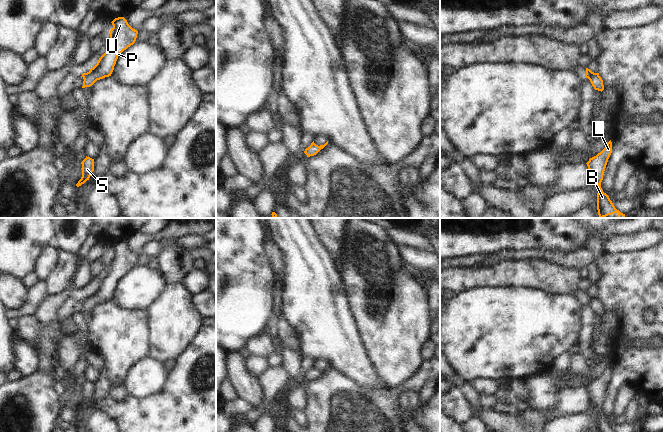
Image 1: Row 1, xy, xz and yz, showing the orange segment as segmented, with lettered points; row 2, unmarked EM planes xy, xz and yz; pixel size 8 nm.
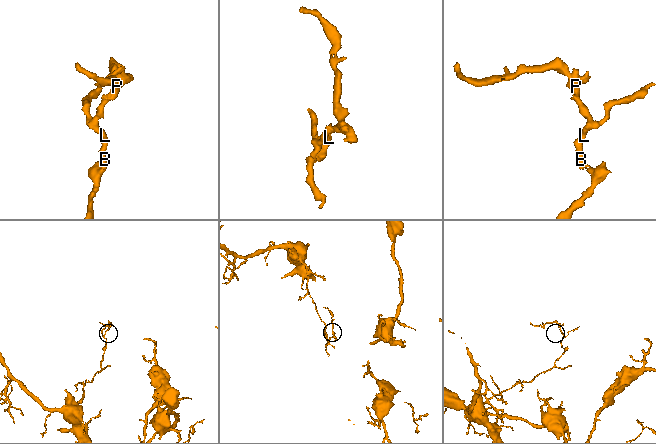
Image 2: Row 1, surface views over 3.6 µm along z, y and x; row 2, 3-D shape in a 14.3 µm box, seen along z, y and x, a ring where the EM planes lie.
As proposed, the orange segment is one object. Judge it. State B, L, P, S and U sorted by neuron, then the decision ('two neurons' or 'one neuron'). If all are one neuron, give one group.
groups B L P S U; one neuron

